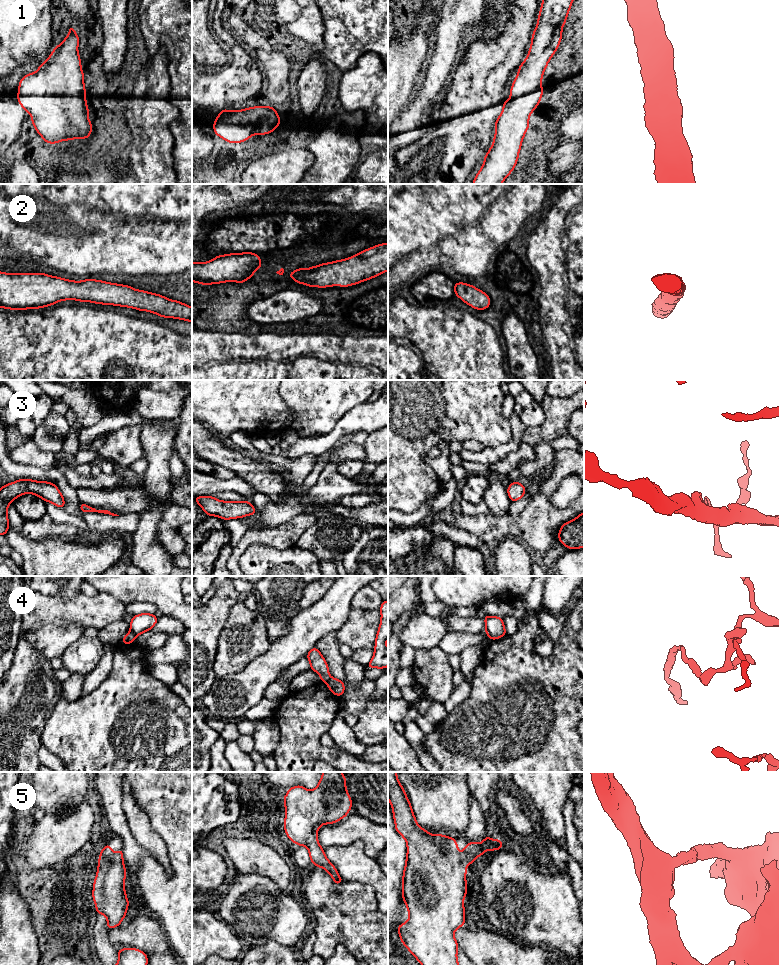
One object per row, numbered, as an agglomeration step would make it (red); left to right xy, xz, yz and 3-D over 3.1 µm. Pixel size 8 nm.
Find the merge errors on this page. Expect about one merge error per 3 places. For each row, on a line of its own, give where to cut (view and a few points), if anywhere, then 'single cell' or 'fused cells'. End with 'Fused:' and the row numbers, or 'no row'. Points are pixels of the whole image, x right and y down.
1: no cut | single cell
2: no cut | single cell
3: no cut | single cell
4: xy (130, 632), (134, 637) | fused cells
5: no cut | single cell
Fused: 4

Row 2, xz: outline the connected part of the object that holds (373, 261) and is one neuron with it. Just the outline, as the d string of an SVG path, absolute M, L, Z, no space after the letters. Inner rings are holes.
M383 243L343 260L323 263L308 269L298 268L290 272L289 277L295 282L308 285L309 287L347 287L372 279L386 271L388 271L388 243Z

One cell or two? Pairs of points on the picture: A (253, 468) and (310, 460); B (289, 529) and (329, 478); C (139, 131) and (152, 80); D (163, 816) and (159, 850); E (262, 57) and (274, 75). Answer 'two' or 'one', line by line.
A: two
B: two
C: one
D: two
E: one

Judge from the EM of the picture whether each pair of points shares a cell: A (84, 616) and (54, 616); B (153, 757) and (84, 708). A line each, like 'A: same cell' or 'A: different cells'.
A: same cell
B: same cell

